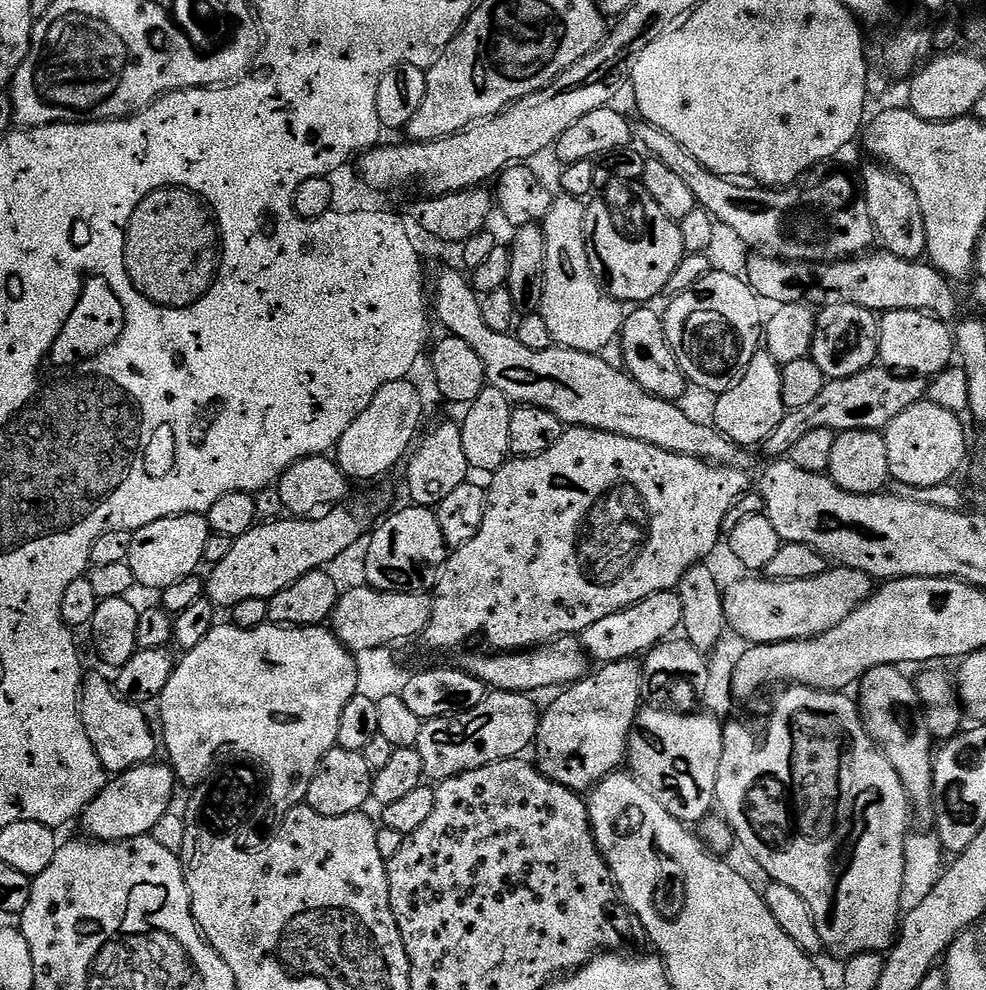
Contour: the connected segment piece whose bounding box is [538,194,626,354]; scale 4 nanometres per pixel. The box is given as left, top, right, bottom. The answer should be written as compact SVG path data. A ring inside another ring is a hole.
M557 195L542 222L546 238L546 274L538 315L546 322L553 345L599 354L610 338L620 335L626 312L621 301L613 300L592 272L584 233L585 207L585 201L579 196Z

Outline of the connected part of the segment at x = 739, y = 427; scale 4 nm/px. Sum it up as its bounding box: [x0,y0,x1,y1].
[710,350,786,446]

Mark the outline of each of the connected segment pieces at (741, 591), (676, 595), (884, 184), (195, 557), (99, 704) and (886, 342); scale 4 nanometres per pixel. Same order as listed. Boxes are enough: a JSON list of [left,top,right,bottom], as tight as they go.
[[723,566,874,645],[582,591,682,666],[862,162,928,260],[126,514,209,590],[80,676,158,774],[878,310,954,378]]

